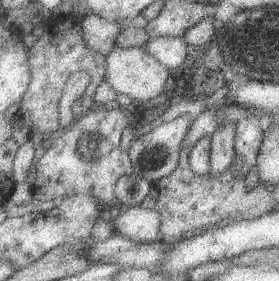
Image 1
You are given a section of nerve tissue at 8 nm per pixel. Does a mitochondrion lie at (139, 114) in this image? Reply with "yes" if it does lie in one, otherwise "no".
no

